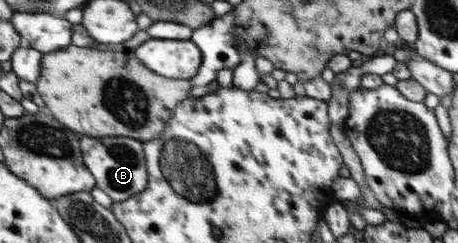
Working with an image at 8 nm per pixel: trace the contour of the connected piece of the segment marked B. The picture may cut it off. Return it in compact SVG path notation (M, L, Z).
M82 137L82 151L84 151L83 160L95 177L97 187L103 190L113 203L124 202L146 190L148 186L147 155L144 144L140 140L112 137L112 149L110 149L110 139Z

